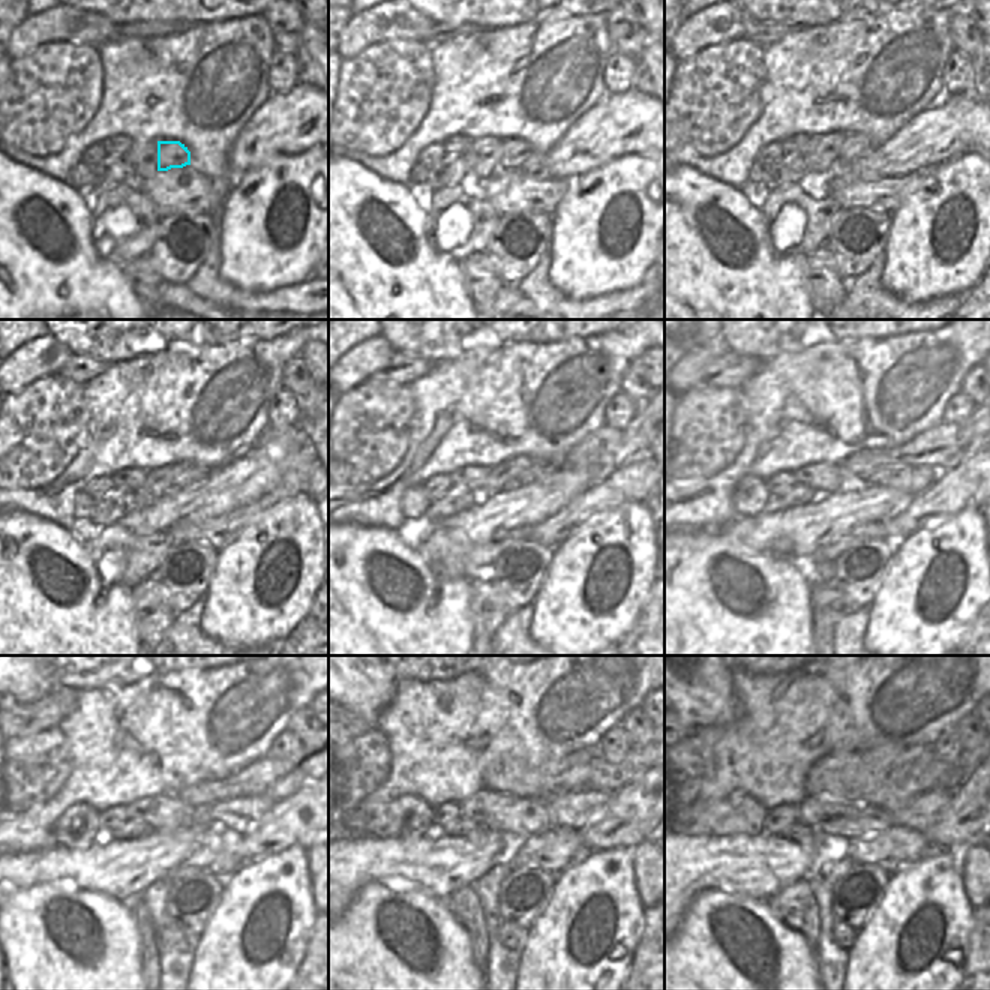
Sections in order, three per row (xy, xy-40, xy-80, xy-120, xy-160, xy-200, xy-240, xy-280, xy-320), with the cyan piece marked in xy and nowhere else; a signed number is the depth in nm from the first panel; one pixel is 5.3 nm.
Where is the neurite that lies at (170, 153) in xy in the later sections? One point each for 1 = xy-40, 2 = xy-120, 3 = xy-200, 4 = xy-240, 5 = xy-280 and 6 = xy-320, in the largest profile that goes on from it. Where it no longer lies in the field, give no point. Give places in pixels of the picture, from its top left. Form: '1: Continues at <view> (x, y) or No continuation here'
1: Continues at xy-40 (515, 152)
2: Continues at xy-120 (192, 474)
3: Continues at xy-200 (909, 479)
4: Continues at xy-240 (240, 815)
5: Continues at xy-280 (575, 810)
6: Continues at xy-320 (920, 813)

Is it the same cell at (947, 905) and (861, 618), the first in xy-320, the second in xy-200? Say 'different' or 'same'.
different

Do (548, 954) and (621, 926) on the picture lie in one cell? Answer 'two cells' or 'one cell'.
one cell

